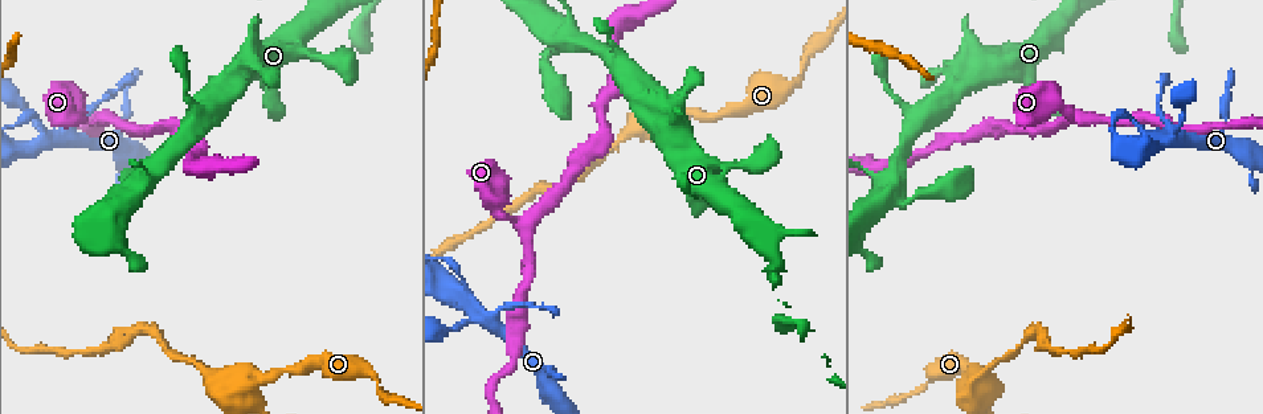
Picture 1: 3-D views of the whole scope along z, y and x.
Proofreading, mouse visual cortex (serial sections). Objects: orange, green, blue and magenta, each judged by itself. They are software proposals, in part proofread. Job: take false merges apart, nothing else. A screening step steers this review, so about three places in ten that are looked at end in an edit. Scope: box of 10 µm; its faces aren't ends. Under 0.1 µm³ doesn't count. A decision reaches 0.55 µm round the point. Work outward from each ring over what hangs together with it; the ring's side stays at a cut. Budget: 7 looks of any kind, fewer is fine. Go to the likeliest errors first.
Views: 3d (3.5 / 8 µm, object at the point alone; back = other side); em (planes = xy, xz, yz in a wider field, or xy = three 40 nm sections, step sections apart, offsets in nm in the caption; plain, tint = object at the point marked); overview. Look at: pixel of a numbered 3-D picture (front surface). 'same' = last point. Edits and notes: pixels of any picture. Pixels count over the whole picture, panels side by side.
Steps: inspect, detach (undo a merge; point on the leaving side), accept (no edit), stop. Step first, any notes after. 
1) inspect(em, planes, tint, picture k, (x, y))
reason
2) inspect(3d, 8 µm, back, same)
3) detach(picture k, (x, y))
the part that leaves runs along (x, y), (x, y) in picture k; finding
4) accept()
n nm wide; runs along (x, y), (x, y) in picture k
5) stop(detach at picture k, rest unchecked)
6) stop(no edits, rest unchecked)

inspect(3d, 3.5 µm, picture 1, (95, 119))
branch point

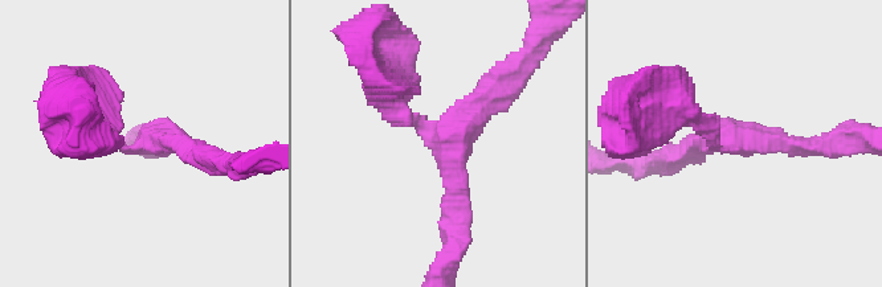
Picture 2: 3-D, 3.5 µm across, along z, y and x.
inspect(em, xy, step 3, tint, picture 2, (141, 139))
3 arms; arms of 200, 250, 250 nm; shape alone is not enough

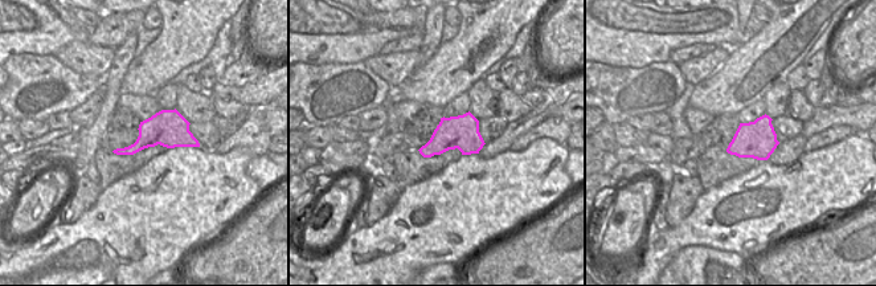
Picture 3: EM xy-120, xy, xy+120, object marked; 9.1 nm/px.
accept()
runs along (89, 110), (122, 147), (208, 159) in picture 2; continuous, no second cell

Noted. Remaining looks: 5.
inspect(3d, 3.5 µm, picture 1, (480, 312))
a fork

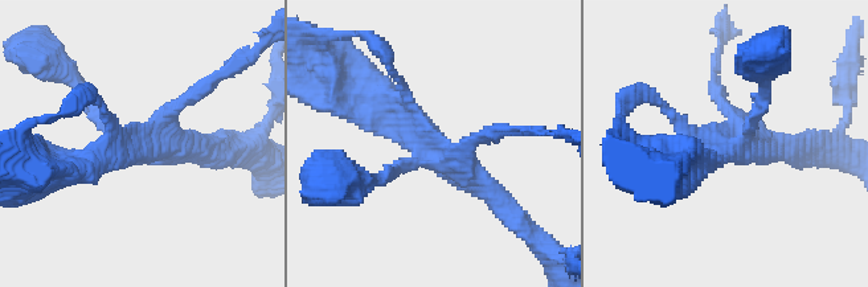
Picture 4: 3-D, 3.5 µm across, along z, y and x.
inspect(em, xy, step 5, tint, picture 4, (136, 147))
now the EM

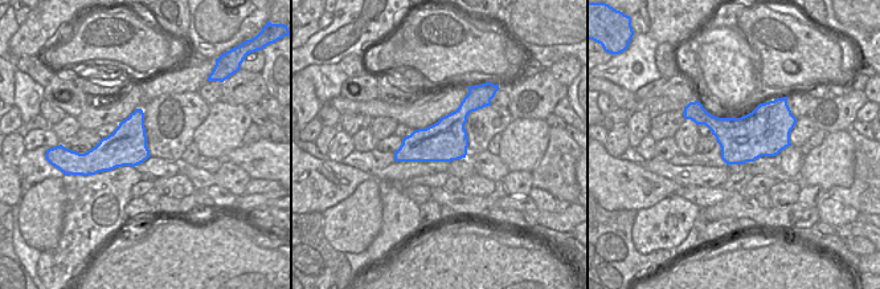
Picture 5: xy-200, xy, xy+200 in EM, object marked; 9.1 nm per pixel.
accept()
380 nm wide; runs along (502, 205), (396, 110), (364, 101) in picture 4; continuous, no second cell

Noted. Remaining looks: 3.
inspect(3d, 3.5 µm, picture 1, (896, 199))
looks like a crossing

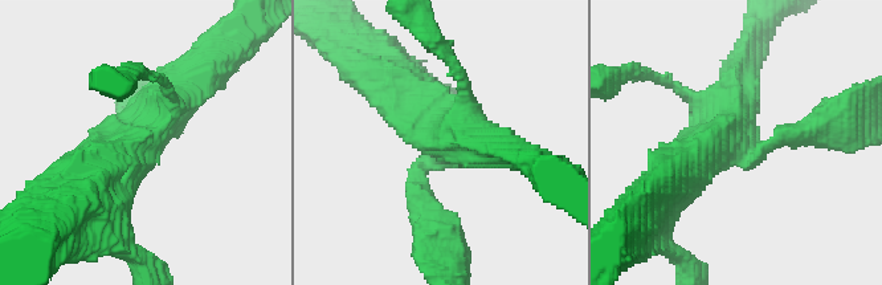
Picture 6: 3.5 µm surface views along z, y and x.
inspect(em, xy, step 5, tint, picture 6, (738, 148))
need the tissue

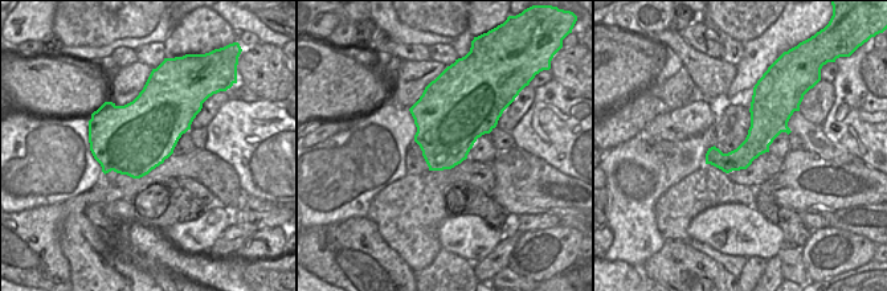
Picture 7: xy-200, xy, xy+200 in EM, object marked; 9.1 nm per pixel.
accept()
arms of 150, 200, 450, 600 nm; runs along (208, 69), (102, 175), (102, 187) in picture 6; one cell here

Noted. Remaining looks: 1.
stop(no edits, rest unchecked)

